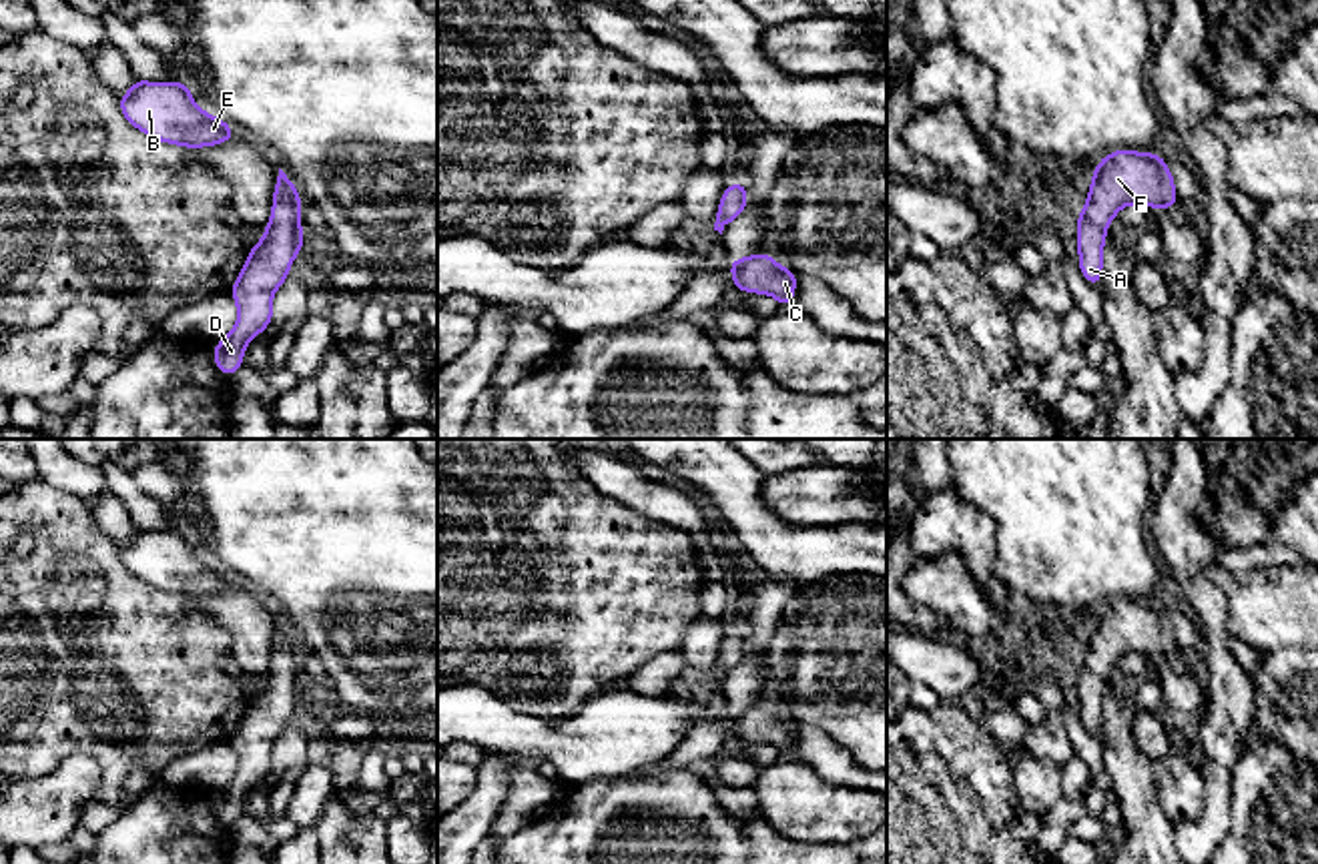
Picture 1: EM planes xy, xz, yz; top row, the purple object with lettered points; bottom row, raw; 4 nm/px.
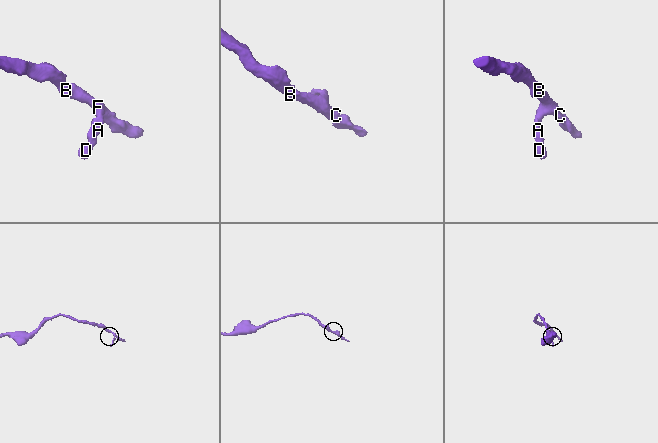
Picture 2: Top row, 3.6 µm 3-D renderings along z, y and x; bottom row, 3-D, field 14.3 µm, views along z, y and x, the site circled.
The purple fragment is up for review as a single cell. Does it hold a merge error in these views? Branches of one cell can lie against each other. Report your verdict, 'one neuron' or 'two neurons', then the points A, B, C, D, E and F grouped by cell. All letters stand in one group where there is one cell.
one neuron; A B C D E F

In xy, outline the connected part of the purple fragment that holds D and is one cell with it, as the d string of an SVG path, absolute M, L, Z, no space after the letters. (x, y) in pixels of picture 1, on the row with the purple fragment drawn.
M279 168L273 194L273 214L265 237L249 251L231 295L239 307L235 329L213 347L213 357L223 375L233 377L243 367L247 343L271 325L273 293L289 279L289 267L305 247L299 217L301 196L297 186Z

